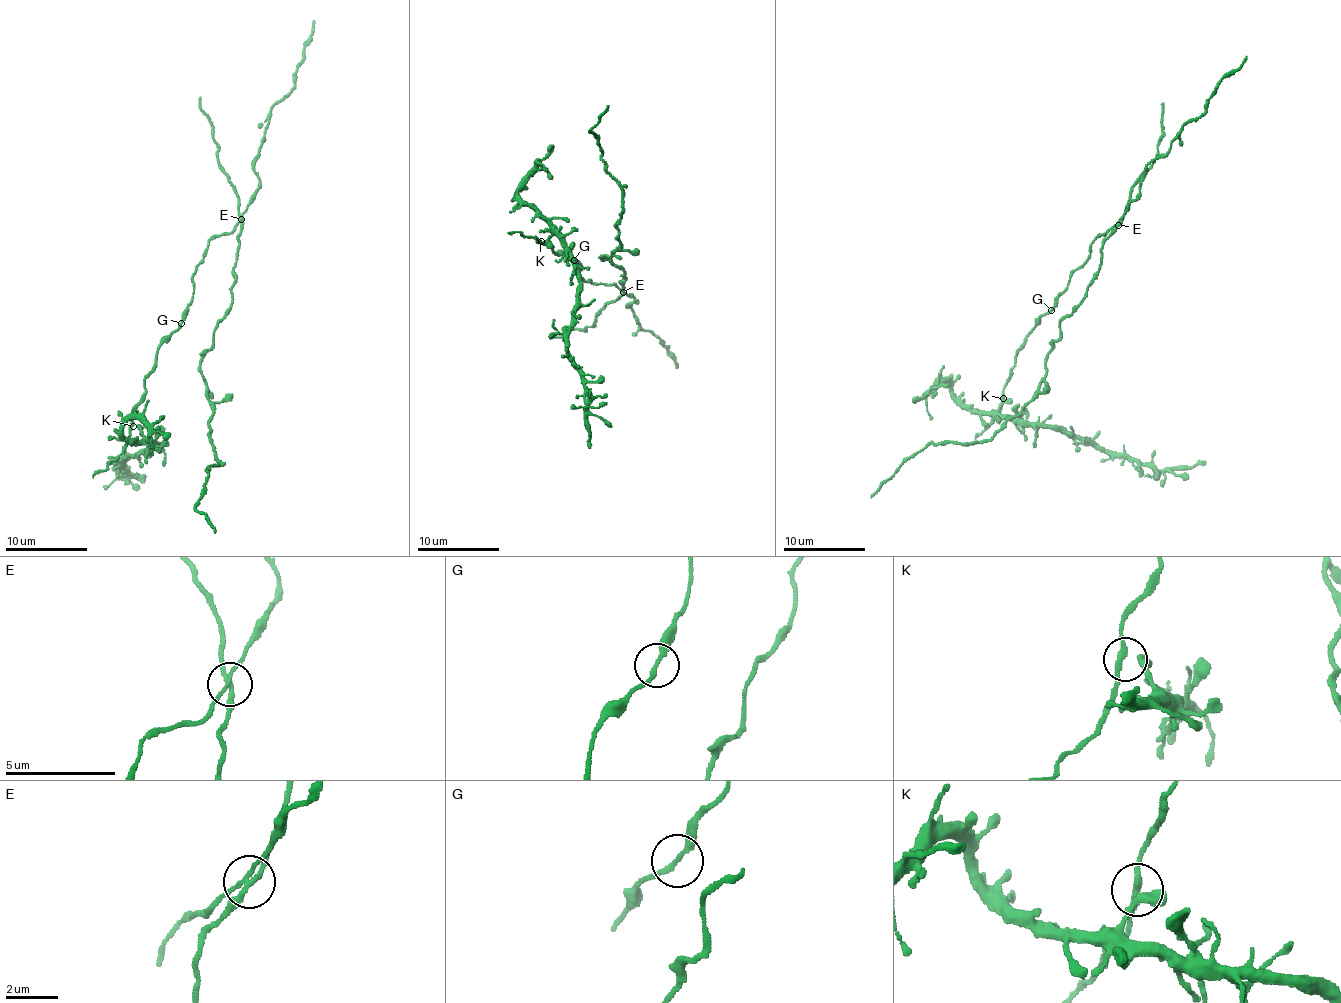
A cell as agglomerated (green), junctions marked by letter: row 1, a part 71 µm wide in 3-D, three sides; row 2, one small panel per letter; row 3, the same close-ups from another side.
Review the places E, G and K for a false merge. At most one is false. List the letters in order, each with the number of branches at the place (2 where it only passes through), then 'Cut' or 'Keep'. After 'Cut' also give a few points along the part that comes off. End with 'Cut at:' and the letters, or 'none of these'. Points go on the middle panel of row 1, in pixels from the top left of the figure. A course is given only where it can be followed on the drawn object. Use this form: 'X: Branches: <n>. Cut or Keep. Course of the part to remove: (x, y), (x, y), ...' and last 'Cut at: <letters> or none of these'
E: Branches: 4. Keep
G: Branches: 2. Keep
K: Branches: 4. Keep
Cut at: none of these

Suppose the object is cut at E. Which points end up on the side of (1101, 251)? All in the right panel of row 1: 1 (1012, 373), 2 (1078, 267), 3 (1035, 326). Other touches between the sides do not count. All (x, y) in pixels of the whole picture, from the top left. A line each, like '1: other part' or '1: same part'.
1: other part
2: other part
3: other part

